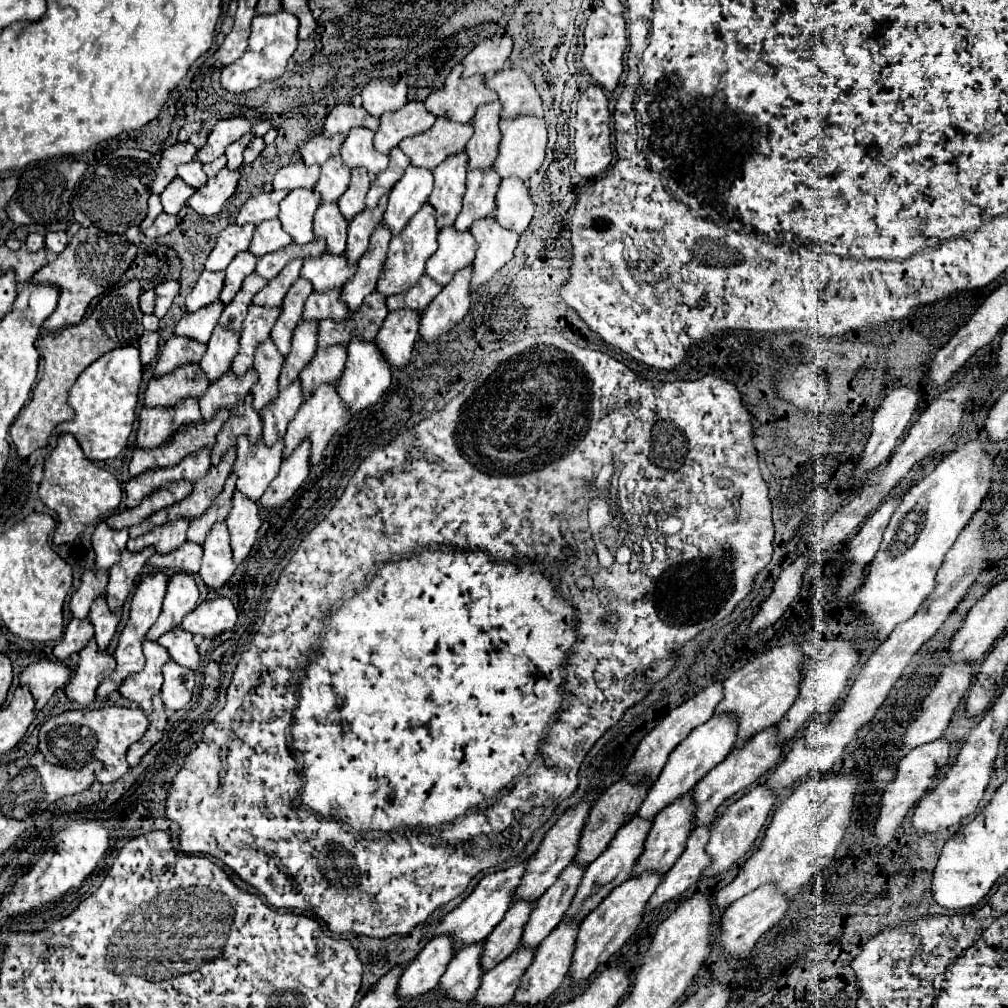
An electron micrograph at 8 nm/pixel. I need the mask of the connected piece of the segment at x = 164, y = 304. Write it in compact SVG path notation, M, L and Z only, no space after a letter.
M165 281L161 285L155 287L155 293L157 293L157 301L155 301L155 315L159 319L165 317L165 313L169 311L175 295L179 293L179 281Z

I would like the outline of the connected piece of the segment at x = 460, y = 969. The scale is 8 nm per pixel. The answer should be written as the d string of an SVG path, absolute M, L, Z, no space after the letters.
M485 941L483 943L469 943L467 947L461 947L455 953L455 957L447 965L447 971L439 983L441 991L447 997L465 1003L477 995L477 991L481 987L483 973L485 973L479 963L483 947L485 947Z

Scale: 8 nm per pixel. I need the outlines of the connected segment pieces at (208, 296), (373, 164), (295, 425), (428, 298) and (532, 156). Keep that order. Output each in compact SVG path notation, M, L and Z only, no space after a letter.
M203 271L199 281L195 283L193 291L187 297L187 313L195 313L201 307L217 303L219 301L219 293L223 289L223 279L225 279L223 271L217 271L217 273Z
M351 129L341 147L343 165L349 169L365 167L371 179L375 179L383 169L387 169L389 157L381 155L373 147L373 133L369 129Z
M323 385L319 387L297 411L295 419L289 423L289 429L283 437L285 447L283 447L283 457L291 455L291 451L295 451L295 447L299 447L299 443L303 443L303 439L307 439L311 443L311 465L317 465L323 459L323 453L327 449L327 443L331 443L333 435L339 431L339 427L343 427L343 423L347 423L347 413L343 407L341 397L337 395L335 387Z
M423 275L419 279L419 283L415 287L411 287L411 291L401 293L401 295L393 295L387 299L387 309L389 311L399 311L399 309L411 309L417 313L423 313L427 309L427 305L435 299L437 293L441 293L441 285L435 283L433 279L429 279L427 275Z
M517 117L517 119L501 119L501 143L499 155L495 161L495 171L501 177L515 175L521 181L527 181L533 173L539 171L545 159L545 145L547 145L547 127L545 121L539 117Z

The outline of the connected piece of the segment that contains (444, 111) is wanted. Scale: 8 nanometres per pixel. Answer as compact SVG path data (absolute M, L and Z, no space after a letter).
M457 65L445 79L445 85L427 95L425 107L435 117L455 119L457 123L471 123L477 107L495 101L497 95L487 89L481 75L461 79L461 71L463 65Z

